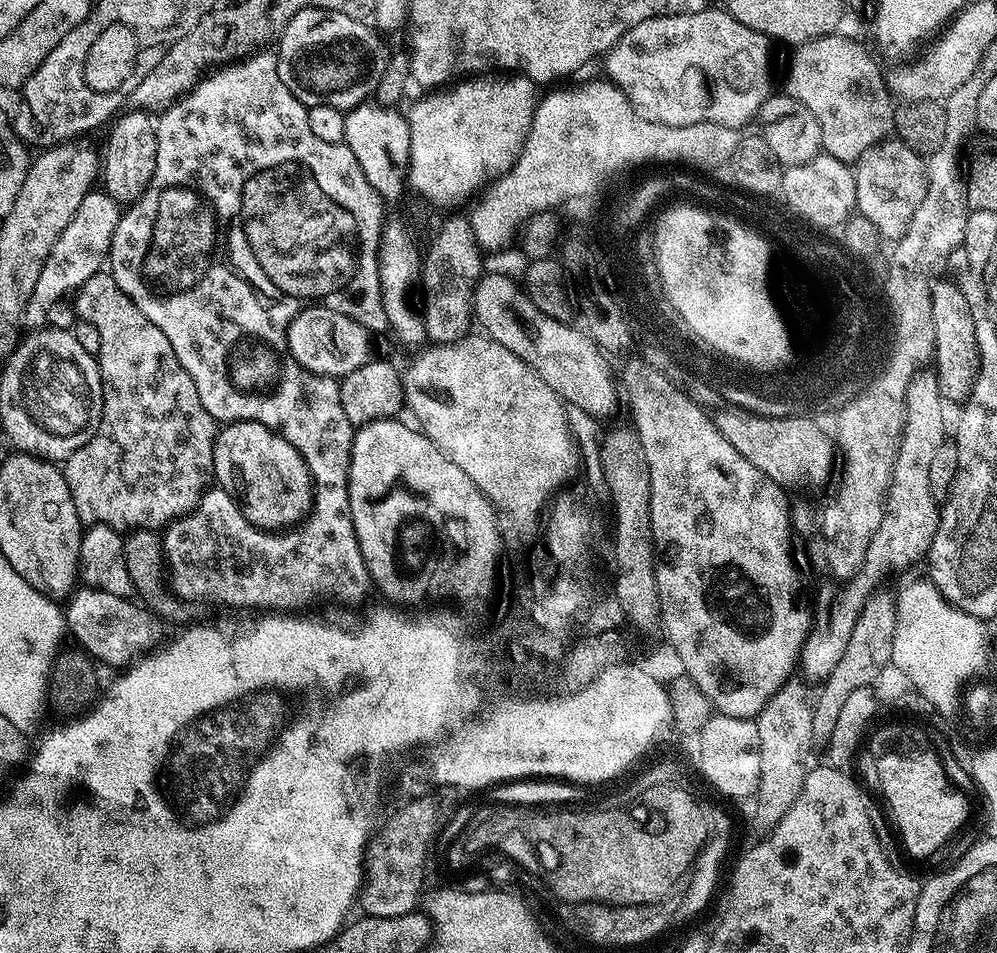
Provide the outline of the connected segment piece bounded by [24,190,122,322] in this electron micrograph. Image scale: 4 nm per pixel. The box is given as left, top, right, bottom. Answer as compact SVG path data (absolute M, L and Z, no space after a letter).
M93 190L82 198L82 206L78 206L78 214L70 218L70 226L62 230L62 238L54 242L54 250L46 258L42 266L42 274L38 274L38 282L34 286L34 294L24 311L24 320L36 320L51 304L56 304L67 292L83 289L88 279L105 267L108 254L112 251L114 230L118 230L118 222L122 215L121 205L113 196L103 190Z

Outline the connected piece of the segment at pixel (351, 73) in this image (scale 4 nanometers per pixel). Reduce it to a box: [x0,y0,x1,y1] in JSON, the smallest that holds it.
[275,8,390,109]

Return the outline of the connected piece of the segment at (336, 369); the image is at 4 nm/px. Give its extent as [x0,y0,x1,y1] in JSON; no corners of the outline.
[286,307,370,378]

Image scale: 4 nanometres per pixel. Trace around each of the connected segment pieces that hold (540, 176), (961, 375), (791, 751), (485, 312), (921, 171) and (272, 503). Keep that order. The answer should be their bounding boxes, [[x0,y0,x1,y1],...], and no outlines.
[[467,78,742,254],[931,280,980,402],[755,678,814,822],[471,272,618,418],[852,138,928,242],[214,420,312,530]]

